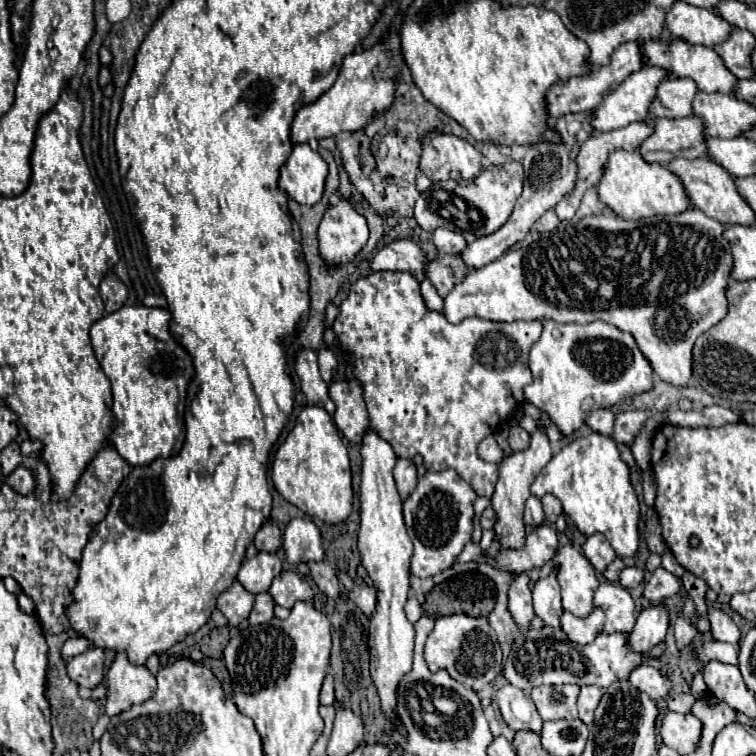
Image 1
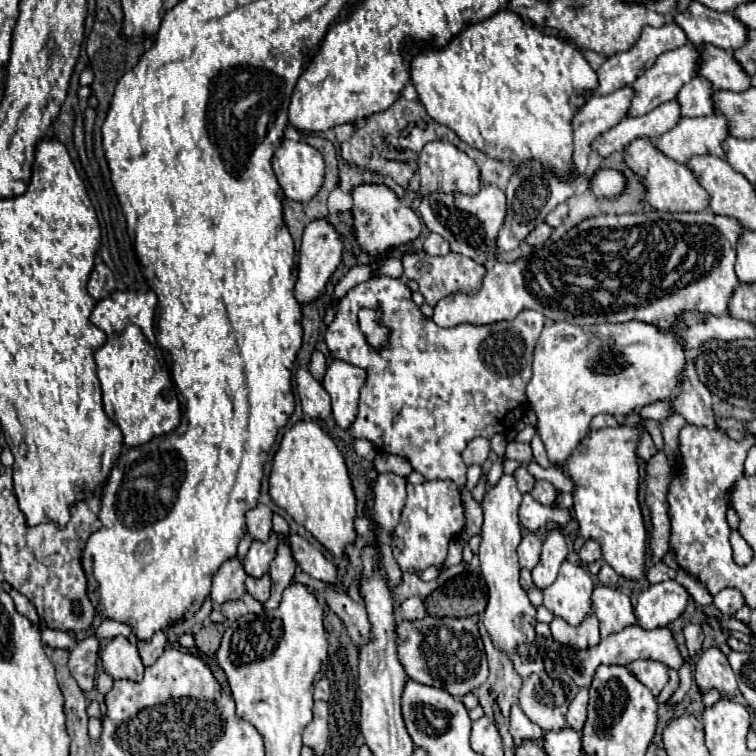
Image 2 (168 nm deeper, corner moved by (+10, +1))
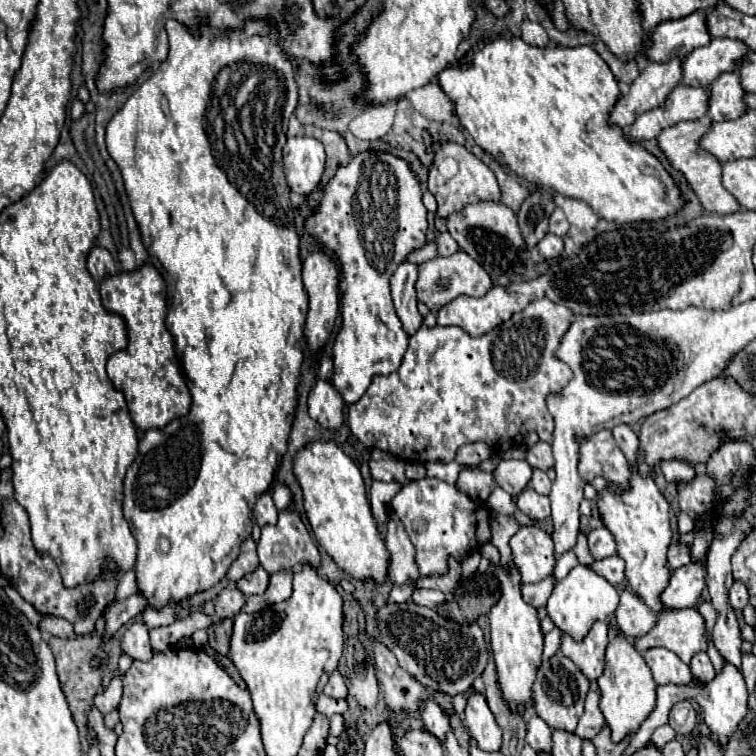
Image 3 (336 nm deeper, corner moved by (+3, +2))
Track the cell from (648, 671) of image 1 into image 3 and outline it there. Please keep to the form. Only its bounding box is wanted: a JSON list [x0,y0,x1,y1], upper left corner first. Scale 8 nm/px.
[643,647,691,685]

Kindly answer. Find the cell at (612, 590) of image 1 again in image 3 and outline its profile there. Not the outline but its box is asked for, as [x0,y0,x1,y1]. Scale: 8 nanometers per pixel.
[615,589,657,641]

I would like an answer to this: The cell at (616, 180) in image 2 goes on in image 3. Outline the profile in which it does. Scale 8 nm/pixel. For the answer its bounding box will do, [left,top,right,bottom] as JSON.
[435,35,683,223]

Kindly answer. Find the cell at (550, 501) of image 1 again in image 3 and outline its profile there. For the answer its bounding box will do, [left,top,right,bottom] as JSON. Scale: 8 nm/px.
[531,469,551,495]

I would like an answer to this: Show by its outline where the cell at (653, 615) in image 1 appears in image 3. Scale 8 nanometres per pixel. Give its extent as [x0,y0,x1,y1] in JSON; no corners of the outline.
[661,563,705,609]

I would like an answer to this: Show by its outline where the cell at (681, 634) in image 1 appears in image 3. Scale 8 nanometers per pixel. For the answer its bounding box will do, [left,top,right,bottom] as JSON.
[651,725,675,749]

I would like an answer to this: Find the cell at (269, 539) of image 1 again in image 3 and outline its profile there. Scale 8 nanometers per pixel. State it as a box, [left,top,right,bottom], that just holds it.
[253,493,277,527]

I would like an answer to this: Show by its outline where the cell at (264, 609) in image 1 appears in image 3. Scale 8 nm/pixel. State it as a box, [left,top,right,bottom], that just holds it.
[215,585,247,619]

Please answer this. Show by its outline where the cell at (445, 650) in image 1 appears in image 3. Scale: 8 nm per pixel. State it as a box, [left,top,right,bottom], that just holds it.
[377,601,489,697]

